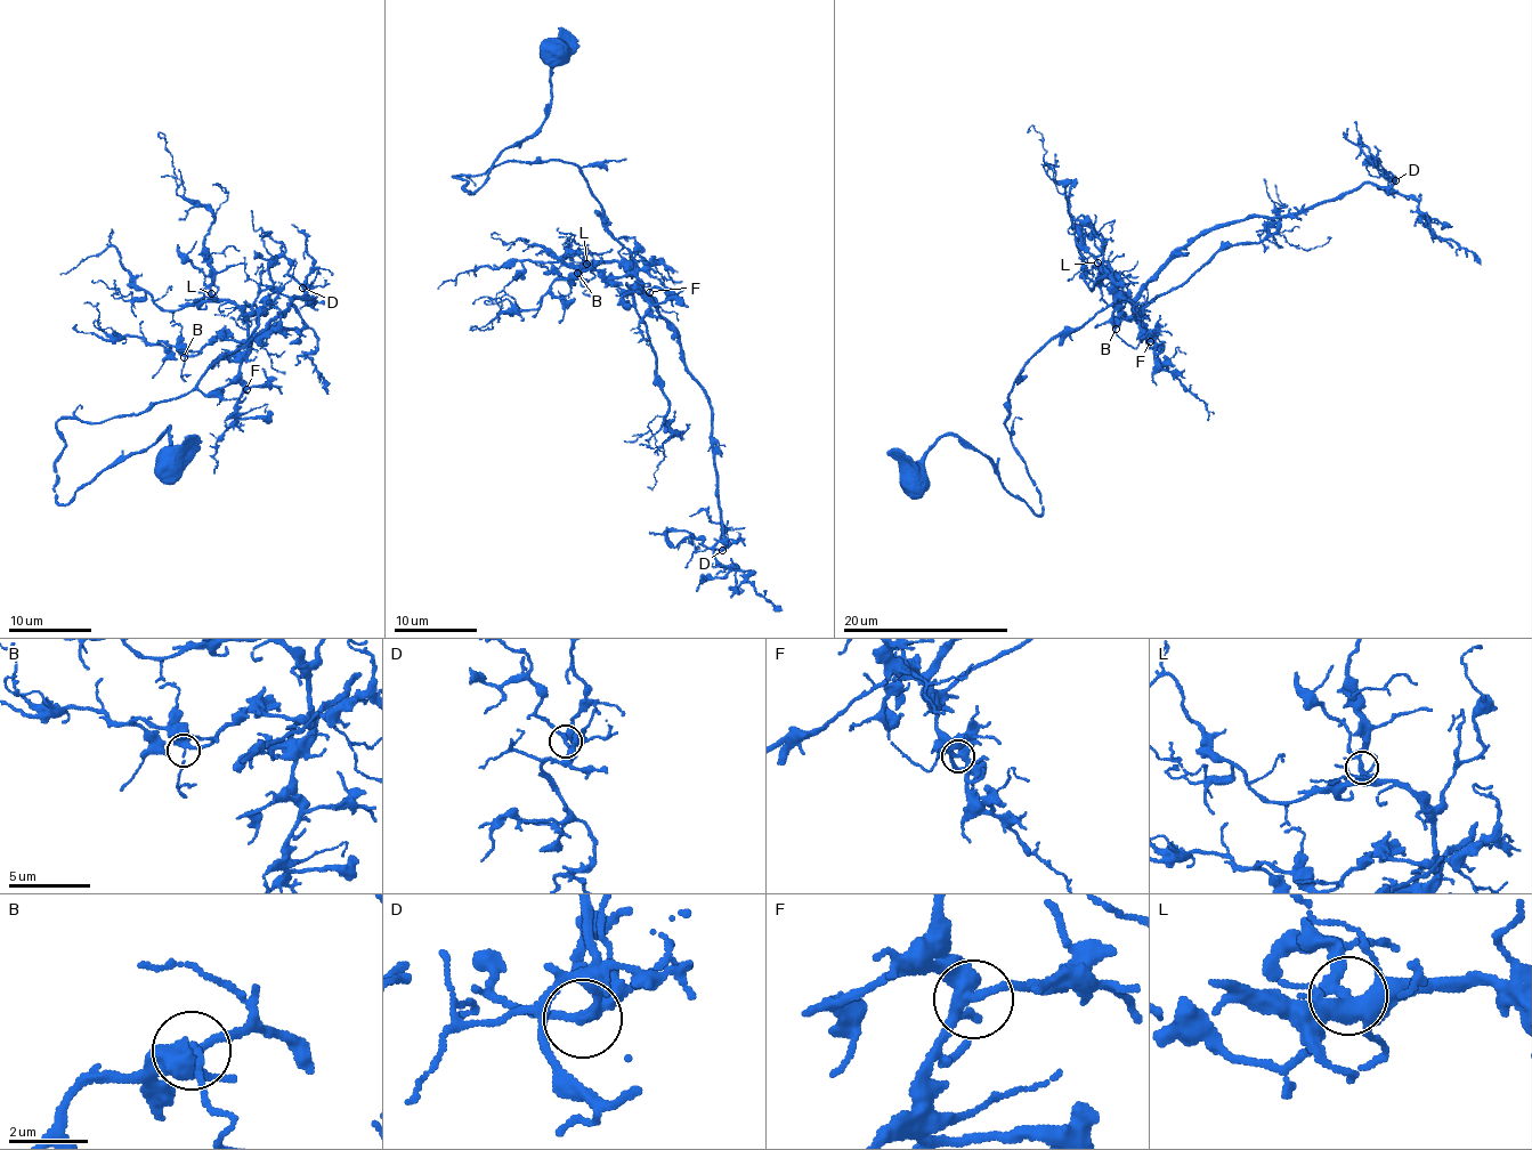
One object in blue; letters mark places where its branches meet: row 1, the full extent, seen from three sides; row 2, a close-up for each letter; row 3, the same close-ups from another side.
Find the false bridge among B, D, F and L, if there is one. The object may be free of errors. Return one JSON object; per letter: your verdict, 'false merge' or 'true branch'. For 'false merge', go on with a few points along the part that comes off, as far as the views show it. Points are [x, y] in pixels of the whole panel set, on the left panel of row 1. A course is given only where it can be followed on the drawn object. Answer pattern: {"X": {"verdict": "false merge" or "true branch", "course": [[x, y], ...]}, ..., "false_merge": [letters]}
{"B": {"verdict": "true branch"}, "D": {"verdict": "true branch"}, "F": {"verdict": "true branch"}, "L": {"verdict": "true branch"}, "false_merge": []}

